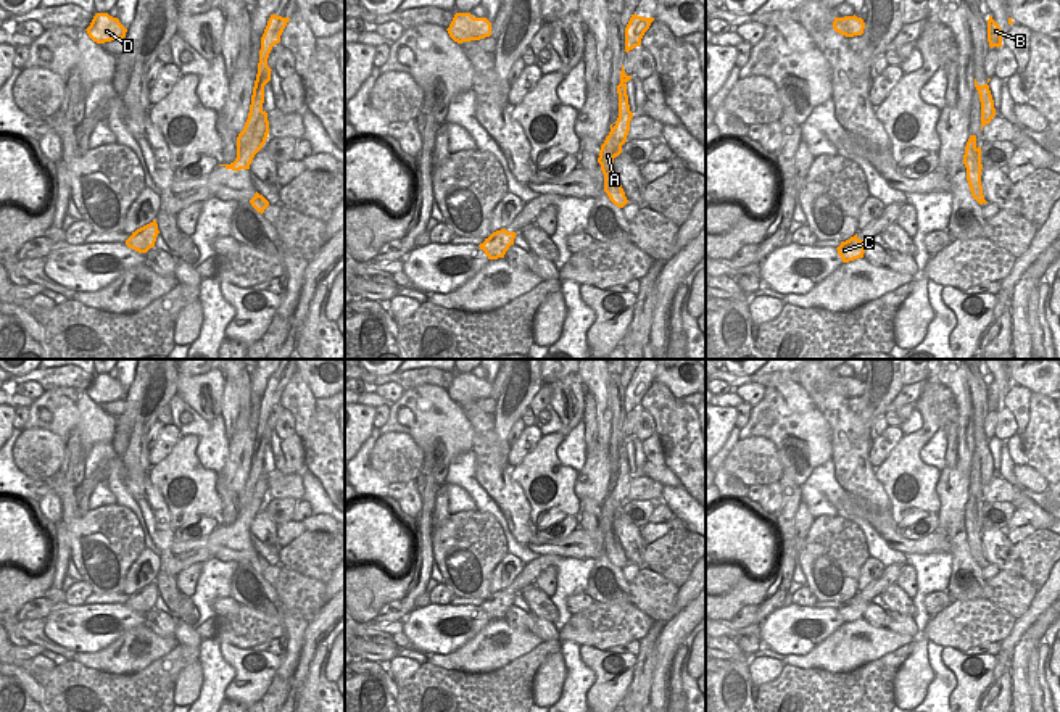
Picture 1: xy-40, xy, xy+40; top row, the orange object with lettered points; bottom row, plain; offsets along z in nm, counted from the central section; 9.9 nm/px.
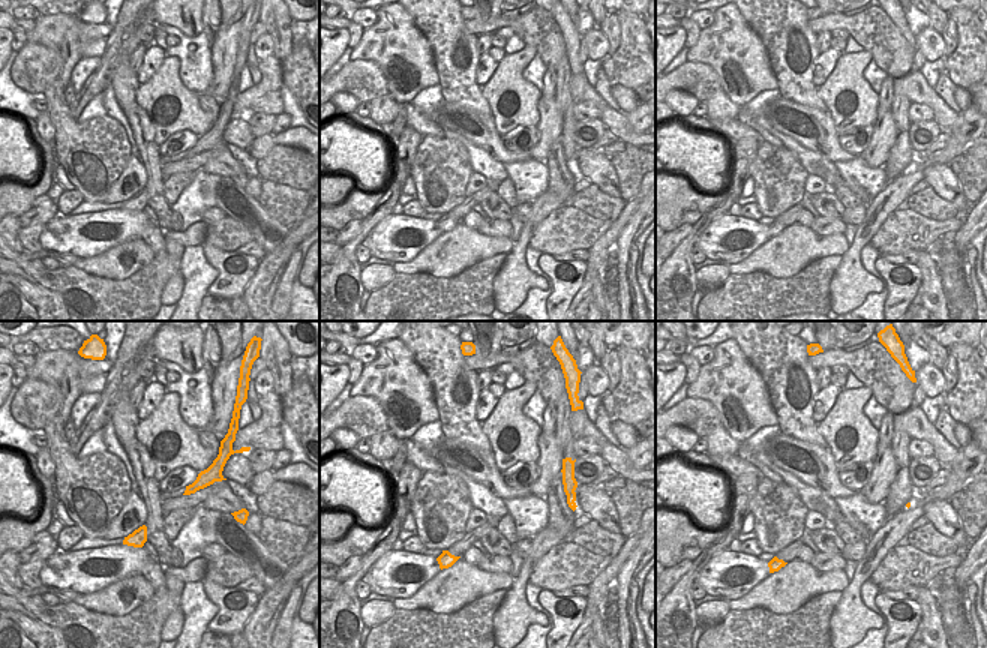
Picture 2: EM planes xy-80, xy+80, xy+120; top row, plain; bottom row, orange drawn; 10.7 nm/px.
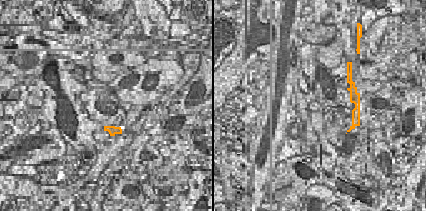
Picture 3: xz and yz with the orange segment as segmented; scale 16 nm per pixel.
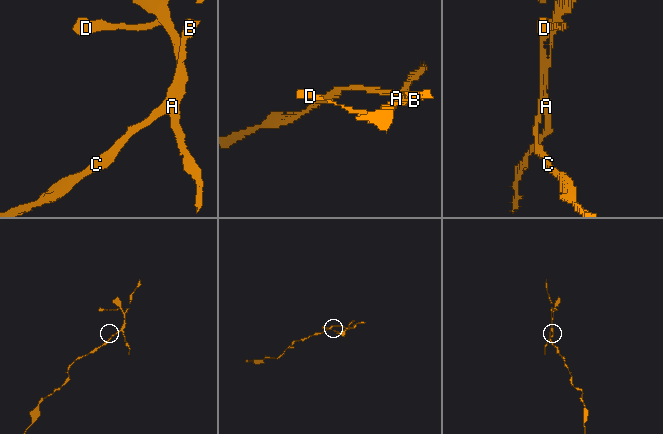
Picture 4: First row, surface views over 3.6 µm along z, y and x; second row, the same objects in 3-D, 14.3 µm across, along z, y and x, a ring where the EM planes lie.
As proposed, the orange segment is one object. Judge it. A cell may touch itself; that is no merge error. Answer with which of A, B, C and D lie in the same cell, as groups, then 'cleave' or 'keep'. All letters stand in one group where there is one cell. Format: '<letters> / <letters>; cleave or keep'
A B C / D; cleave

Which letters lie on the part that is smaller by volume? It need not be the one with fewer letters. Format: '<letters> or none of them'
D

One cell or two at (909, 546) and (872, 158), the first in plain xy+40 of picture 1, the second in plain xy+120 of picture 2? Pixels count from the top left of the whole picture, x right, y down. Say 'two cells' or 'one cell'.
two cells

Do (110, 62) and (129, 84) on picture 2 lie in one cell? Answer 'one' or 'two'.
two

